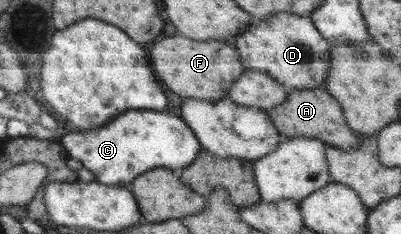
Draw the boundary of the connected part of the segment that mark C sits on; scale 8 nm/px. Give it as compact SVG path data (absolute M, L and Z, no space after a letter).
M139 109L119 114L93 130L68 131L59 143L66 148L70 159L91 170L101 184L121 187L128 186L137 176L153 168L179 172L187 168L203 149L181 116L168 111Z

